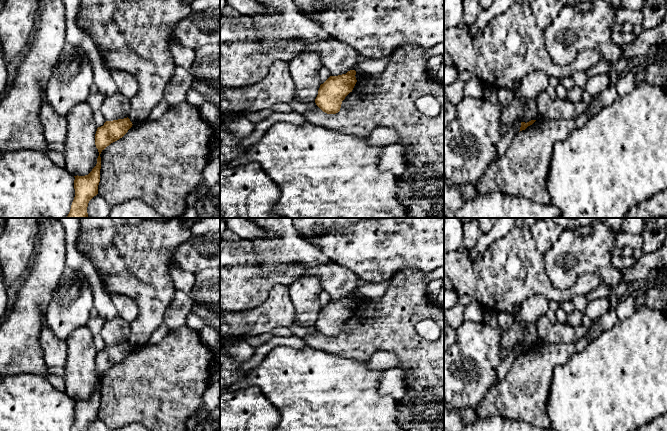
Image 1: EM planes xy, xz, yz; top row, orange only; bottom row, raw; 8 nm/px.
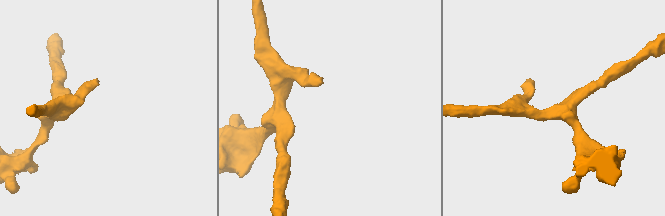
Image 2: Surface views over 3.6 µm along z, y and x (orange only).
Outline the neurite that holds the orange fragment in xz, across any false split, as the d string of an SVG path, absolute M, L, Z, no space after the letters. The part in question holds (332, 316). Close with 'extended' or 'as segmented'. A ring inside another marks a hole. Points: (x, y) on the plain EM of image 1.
M350 294L346 298L330 300L320 309L315 323L316 329L327 338L340 335L342 325L352 316L357 304L356 295Z | as segmented

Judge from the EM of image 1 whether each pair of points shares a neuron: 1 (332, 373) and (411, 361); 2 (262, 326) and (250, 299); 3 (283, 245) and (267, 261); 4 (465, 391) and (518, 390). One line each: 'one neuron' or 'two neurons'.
1: two neurons
2: two neurons
3: one neuron
4: two neurons

